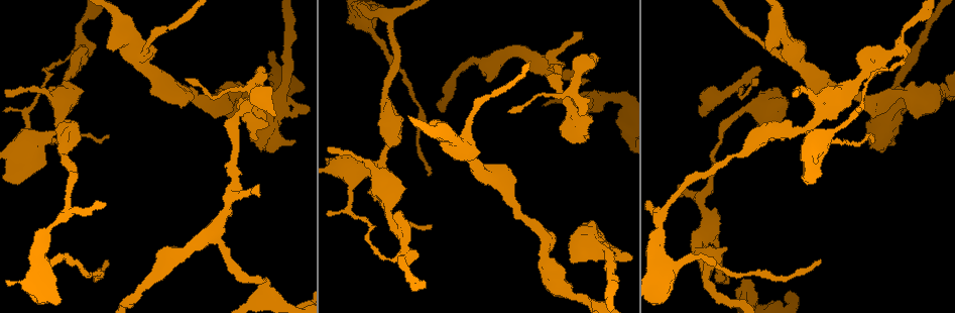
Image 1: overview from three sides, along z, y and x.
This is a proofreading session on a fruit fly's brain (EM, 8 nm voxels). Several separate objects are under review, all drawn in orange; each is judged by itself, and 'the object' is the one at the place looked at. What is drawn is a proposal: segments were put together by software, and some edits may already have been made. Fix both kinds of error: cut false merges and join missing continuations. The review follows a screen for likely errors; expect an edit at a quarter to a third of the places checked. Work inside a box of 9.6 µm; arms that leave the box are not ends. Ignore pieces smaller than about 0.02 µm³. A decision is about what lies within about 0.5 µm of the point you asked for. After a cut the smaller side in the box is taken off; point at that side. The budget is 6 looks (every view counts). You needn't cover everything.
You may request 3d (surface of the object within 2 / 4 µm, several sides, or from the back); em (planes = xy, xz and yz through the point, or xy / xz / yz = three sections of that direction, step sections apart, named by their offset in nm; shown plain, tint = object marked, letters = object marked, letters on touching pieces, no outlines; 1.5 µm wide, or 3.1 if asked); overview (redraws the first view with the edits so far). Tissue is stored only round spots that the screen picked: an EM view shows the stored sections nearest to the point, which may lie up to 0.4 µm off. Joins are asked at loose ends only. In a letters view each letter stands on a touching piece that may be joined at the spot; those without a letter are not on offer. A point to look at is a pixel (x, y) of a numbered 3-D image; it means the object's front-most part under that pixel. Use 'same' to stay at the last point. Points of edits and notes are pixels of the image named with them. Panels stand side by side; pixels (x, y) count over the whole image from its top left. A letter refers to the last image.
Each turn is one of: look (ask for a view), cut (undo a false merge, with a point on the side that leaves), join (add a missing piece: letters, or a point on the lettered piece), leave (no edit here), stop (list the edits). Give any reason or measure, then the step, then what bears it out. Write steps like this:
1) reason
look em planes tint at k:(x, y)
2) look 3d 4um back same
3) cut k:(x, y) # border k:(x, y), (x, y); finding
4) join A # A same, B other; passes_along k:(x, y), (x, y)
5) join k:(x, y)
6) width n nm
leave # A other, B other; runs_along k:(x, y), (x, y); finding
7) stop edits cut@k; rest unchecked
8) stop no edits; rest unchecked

sudden change in width
look em yz step 4 letters at 1:(331, 169)

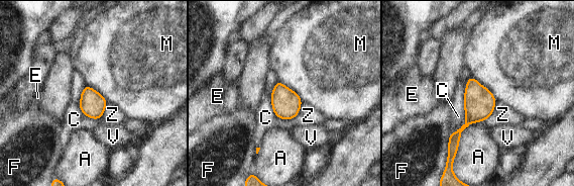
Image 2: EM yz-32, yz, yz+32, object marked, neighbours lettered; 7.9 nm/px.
leave # A other, C other, E other, F other, M other, V other, Z other; border 2:(470, 75), (484, 86), (496, 101); continuous, no second neuron

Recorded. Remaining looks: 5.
thick turns thin
look 3d 4um at 1:(944, 92)

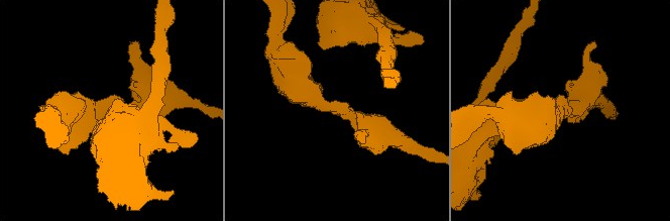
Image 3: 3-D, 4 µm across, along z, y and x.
arm_widths 460, 460 nm; shape alone is not enough
look em planes letters at 3:(347, 113)

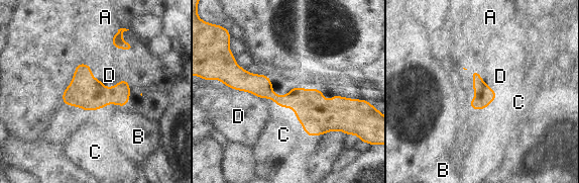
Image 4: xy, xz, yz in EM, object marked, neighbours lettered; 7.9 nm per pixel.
leave # A other, B other, C other, D other; runs_along 4:(229, 83), (257, 84), (281, 101), (348, 105); one neuron here

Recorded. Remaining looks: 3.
an open end
look 3d 4um at 1:(275, 114)

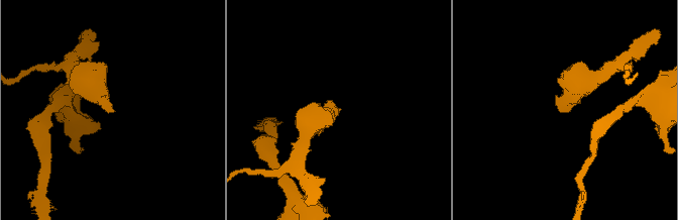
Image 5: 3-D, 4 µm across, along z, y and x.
now the EM
look em planes letters at 5:(564, 109)

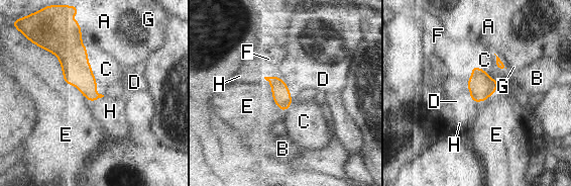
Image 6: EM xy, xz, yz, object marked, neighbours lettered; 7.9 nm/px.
width 140 nm
join D # A other, B other, C other, D same, E other, F other, G other, H other; the neuron continues

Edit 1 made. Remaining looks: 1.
stop edits join@6; rest unchecked

